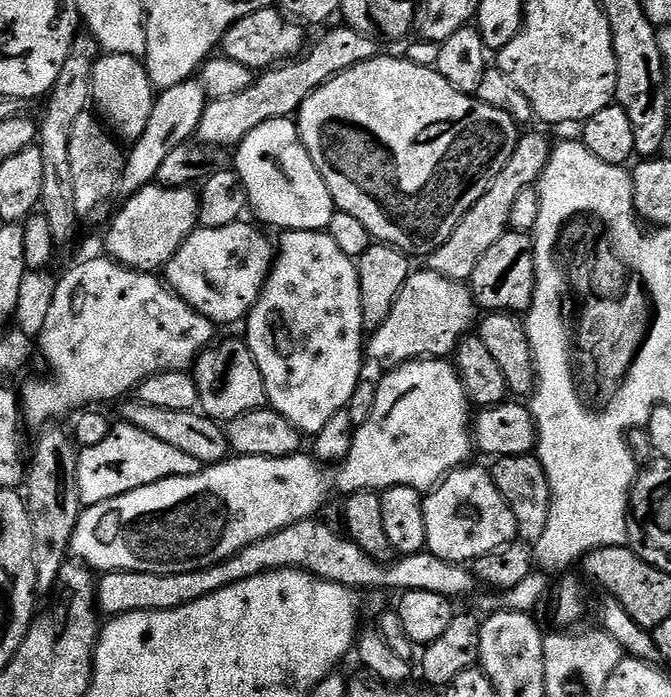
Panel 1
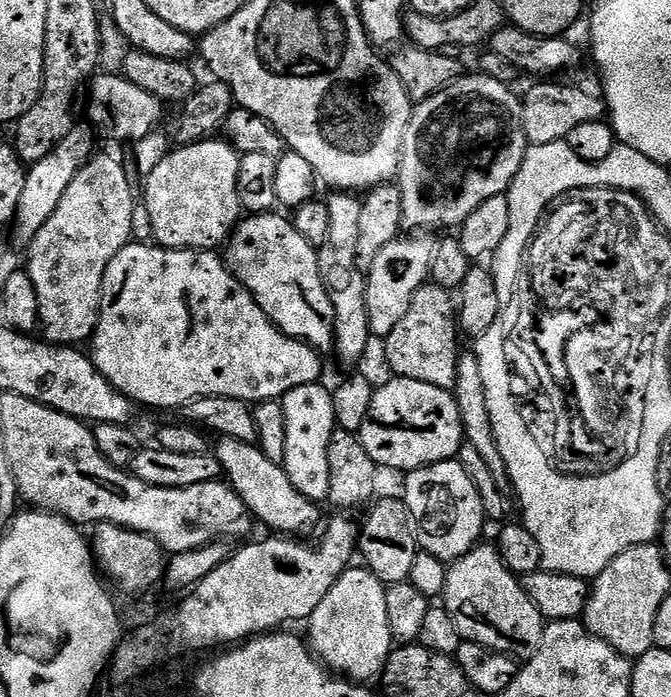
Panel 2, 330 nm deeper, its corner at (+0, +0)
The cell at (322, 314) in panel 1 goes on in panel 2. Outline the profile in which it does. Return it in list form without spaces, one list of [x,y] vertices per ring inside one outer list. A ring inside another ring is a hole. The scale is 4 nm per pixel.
[[[323,383],[307,384],[290,390],[282,398],[286,414],[286,454],[284,469],[311,500],[324,502],[330,494],[330,438],[338,430],[336,423],[336,401],[331,391],[323,388]]]

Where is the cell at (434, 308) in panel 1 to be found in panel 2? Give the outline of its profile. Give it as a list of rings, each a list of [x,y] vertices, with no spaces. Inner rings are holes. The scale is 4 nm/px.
[[[129,242],[106,266],[100,320],[90,341],[96,369],[122,395],[148,408],[180,410],[199,396],[238,398],[258,405],[263,400],[280,400],[290,390],[321,379],[321,353],[303,340],[285,334],[258,306],[231,267],[216,257],[215,251],[136,243]]]

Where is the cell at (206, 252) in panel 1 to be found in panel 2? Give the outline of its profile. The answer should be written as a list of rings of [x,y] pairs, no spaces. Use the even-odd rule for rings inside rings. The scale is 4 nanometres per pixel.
[[[275,211],[248,214],[241,219],[227,241],[227,263],[233,274],[244,284],[244,288],[262,306],[262,310],[280,327],[285,334],[296,340],[312,345],[321,353],[333,351],[336,343],[334,334],[334,302],[330,302],[330,294],[324,285],[320,269],[320,254],[317,245],[306,242],[296,229],[295,223],[284,216],[276,216]]]

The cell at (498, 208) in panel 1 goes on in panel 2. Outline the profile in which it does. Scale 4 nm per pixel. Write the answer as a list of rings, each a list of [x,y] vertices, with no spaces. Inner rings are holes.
[[[408,234],[390,242],[390,246],[374,258],[371,268],[367,269],[368,289],[366,306],[370,310],[370,326],[376,338],[386,338],[406,318],[414,294],[429,283],[432,275],[432,263],[436,253],[436,244],[428,241],[424,234]],[[405,239],[405,240],[404,240]]]

